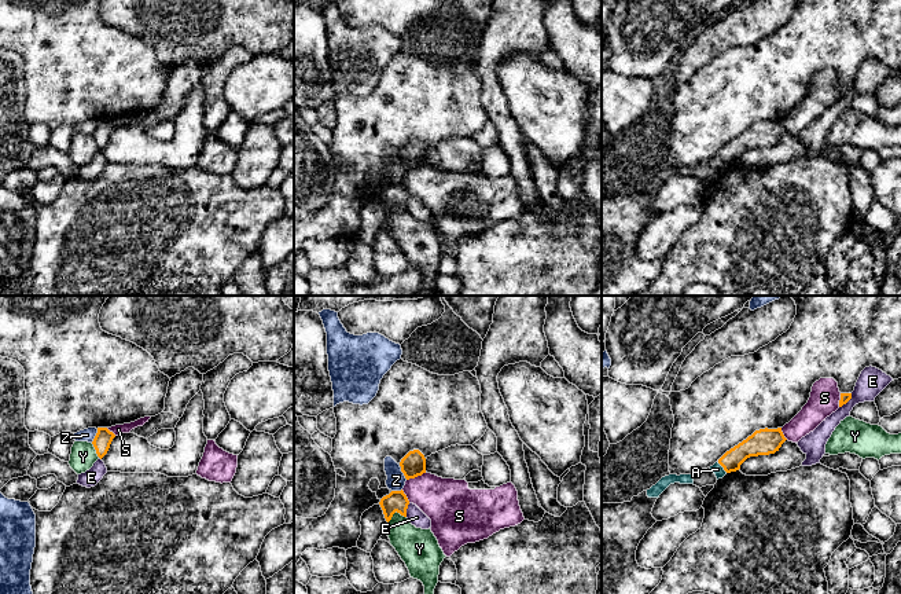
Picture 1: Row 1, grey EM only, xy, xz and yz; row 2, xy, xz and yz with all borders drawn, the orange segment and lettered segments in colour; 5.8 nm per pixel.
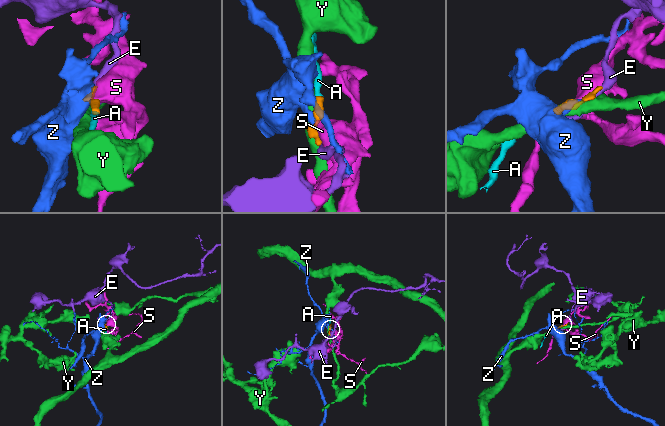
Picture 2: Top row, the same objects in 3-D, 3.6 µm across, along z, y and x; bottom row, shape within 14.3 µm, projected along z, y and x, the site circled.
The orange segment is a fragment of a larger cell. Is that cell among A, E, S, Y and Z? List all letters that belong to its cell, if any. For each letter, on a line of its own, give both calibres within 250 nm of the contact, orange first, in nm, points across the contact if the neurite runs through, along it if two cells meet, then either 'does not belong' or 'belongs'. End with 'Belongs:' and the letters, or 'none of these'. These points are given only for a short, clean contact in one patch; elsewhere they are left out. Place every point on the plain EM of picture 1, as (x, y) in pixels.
A: calibres 140 and 70 nm; way yz (758, 135), (747, 139), (723, 158), (717, 161); belongs
E: calibres 60 and 160 nm; does not belong
S: calibres 140 and 300 nm; does not belong
Y: calibres 120 and 220 nm; does not belong
Z: calibres 100 and 80 nm; border xy (98, 121), (91, 134); does not belong
Belongs: A

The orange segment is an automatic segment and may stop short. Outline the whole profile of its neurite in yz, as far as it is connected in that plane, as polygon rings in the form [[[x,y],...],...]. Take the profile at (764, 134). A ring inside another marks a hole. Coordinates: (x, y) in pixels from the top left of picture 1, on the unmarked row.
[[[782,120],[755,122],[746,132],[727,143],[710,158],[710,162],[716,166],[717,172],[722,170],[727,165],[739,162],[740,157],[750,148],[775,146],[786,132]]]

